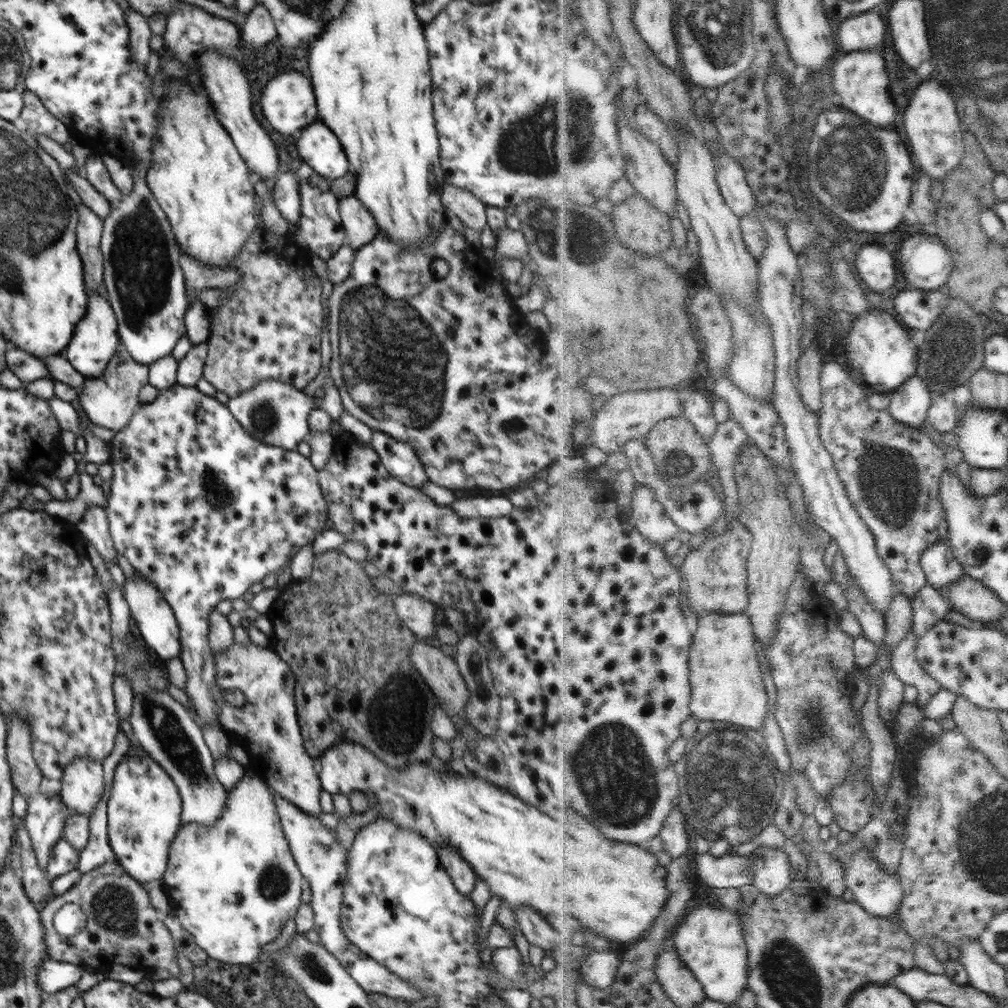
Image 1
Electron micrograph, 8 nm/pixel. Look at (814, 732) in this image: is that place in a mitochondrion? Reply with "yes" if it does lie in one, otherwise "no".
yes

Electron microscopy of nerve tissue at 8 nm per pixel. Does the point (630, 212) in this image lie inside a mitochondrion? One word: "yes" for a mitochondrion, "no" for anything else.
no

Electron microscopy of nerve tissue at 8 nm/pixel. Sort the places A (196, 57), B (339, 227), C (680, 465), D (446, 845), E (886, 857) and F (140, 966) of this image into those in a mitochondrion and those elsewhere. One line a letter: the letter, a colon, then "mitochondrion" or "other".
A: other
B: other
C: mitochondrion
D: other
E: other
F: other

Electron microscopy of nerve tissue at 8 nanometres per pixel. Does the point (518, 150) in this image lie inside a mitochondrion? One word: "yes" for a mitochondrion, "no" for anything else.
yes

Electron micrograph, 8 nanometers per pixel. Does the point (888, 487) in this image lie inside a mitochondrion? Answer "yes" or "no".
yes

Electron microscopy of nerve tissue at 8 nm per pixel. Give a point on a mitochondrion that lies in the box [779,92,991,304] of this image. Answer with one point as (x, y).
(847, 175)

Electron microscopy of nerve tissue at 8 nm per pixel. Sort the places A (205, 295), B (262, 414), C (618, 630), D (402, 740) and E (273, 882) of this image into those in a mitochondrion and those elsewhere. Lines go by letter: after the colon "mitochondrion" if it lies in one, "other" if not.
A: other
B: mitochondrion
C: other
D: mitochondrion
E: mitochondrion

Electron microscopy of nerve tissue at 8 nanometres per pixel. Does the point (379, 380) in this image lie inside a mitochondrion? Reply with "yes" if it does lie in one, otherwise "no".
yes

